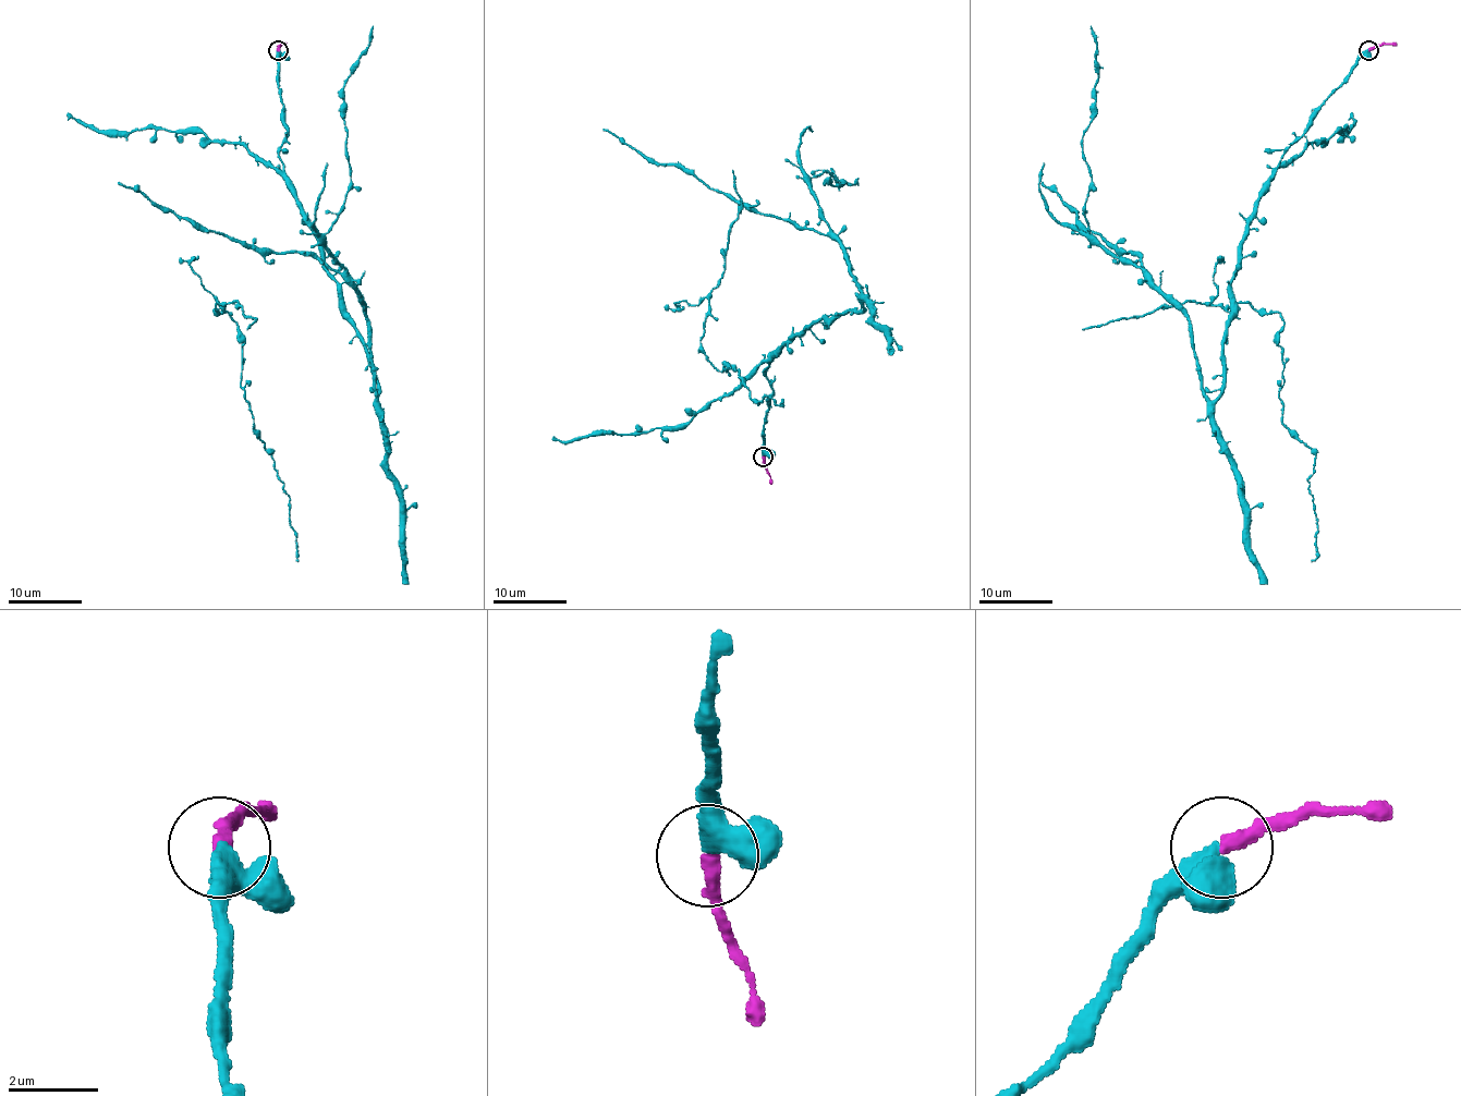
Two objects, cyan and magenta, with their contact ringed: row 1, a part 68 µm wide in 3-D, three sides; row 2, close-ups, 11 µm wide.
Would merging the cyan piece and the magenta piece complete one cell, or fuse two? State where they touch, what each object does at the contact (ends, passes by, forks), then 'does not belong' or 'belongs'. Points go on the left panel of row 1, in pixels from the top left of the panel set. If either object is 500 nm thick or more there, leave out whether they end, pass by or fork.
(278, 50) | cyan passes by | magenta ends | belongs

